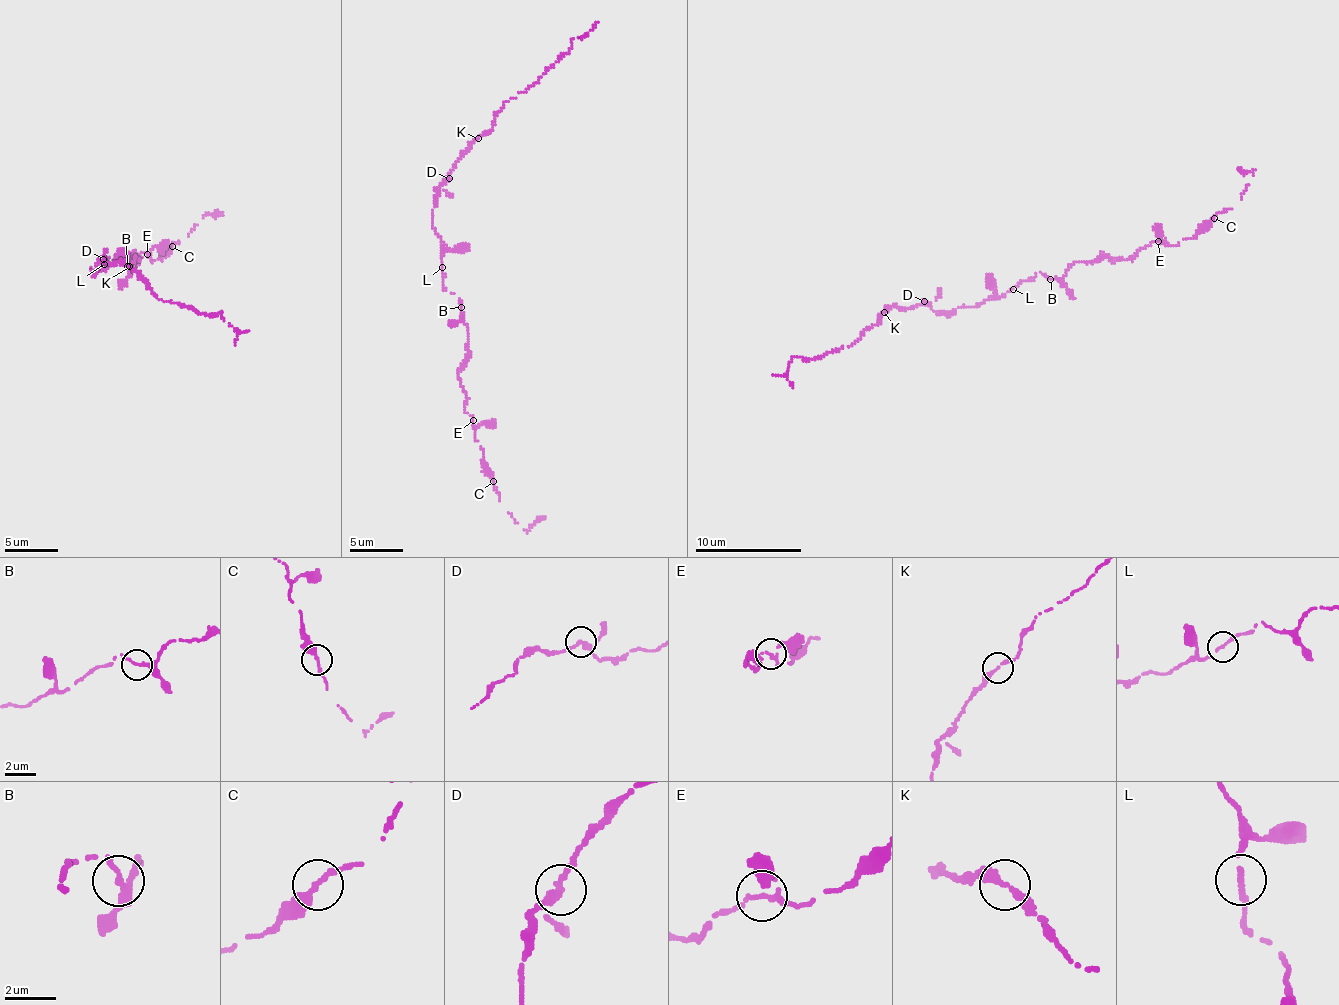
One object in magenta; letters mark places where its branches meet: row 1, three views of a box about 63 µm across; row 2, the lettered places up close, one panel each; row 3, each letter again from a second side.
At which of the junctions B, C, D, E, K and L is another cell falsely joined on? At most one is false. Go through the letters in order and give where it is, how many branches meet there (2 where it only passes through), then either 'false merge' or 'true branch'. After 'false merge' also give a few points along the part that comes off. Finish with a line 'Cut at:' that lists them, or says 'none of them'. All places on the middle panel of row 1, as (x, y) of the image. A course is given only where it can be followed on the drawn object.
B: (461, 307) | 1 | true branch
C: (493, 481) | 2 | true branch
D: (449, 178) | 3 | true branch
E: (473, 420) | 3 | true branch
K: (478, 138) | 2 | true branch
L: (442, 267) | 2 | true branch
Cut at: none of them

